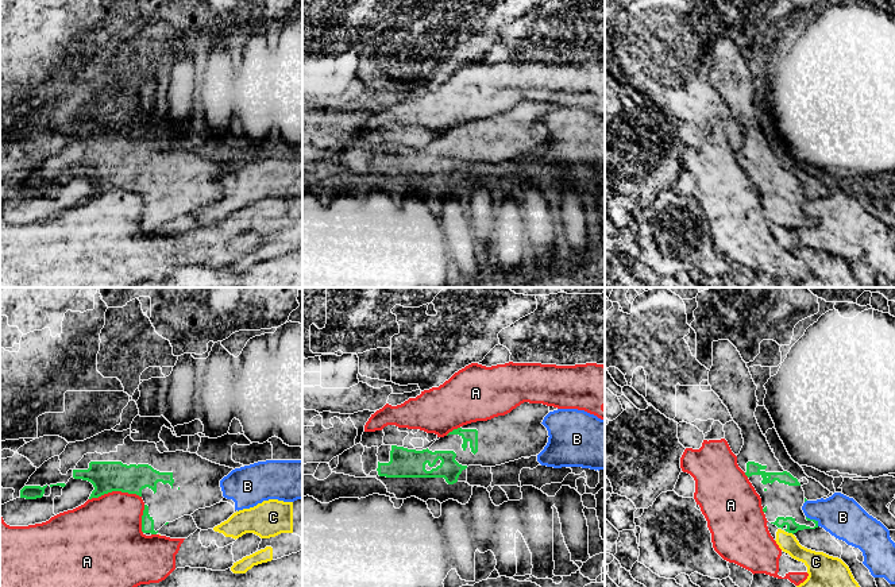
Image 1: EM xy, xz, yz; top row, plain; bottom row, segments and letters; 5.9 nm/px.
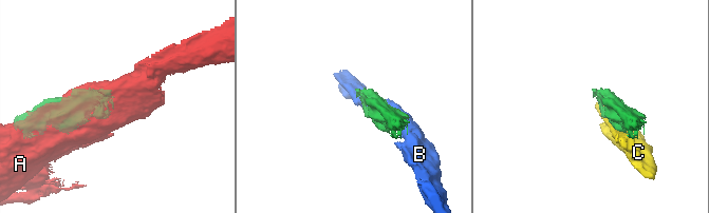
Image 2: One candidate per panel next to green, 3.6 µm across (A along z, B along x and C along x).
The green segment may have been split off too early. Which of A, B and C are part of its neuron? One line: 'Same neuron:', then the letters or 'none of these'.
Same neuron: none of these

